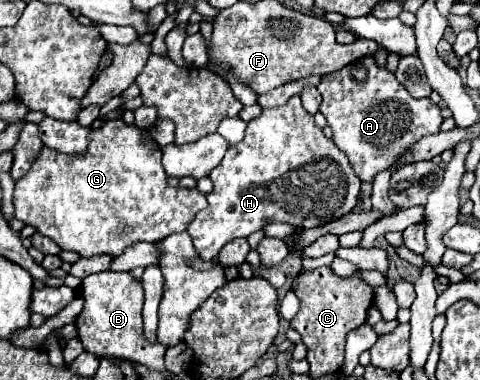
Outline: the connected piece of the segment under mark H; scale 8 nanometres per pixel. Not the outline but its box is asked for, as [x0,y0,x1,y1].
[187,95,361,261]

